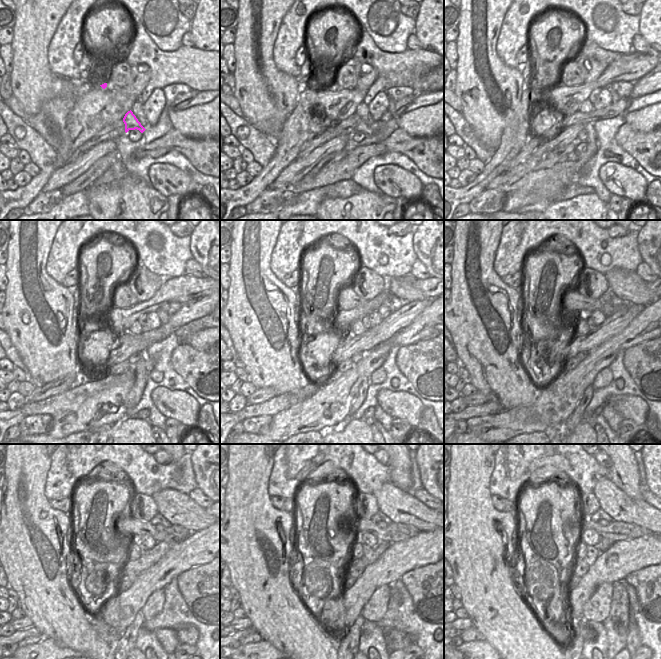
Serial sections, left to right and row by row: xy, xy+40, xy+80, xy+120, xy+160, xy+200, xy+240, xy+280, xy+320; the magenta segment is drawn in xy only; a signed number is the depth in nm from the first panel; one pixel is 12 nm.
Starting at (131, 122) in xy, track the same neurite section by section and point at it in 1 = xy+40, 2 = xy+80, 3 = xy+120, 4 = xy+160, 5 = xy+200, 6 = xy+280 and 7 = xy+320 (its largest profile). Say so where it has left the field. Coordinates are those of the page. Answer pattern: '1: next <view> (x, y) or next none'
1: next xy+40 (369, 127)
2: next xy+80 (591, 142)
3: next xy+120 (141, 373)
4: next xy+160 (358, 401)
5: next xy+200 (576, 417)
6: next xy+280 (348, 647)
7: next xy+320 (576, 645)

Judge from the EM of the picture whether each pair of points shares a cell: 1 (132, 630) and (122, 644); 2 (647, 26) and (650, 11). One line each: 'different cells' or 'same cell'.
1: same cell
2: same cell

